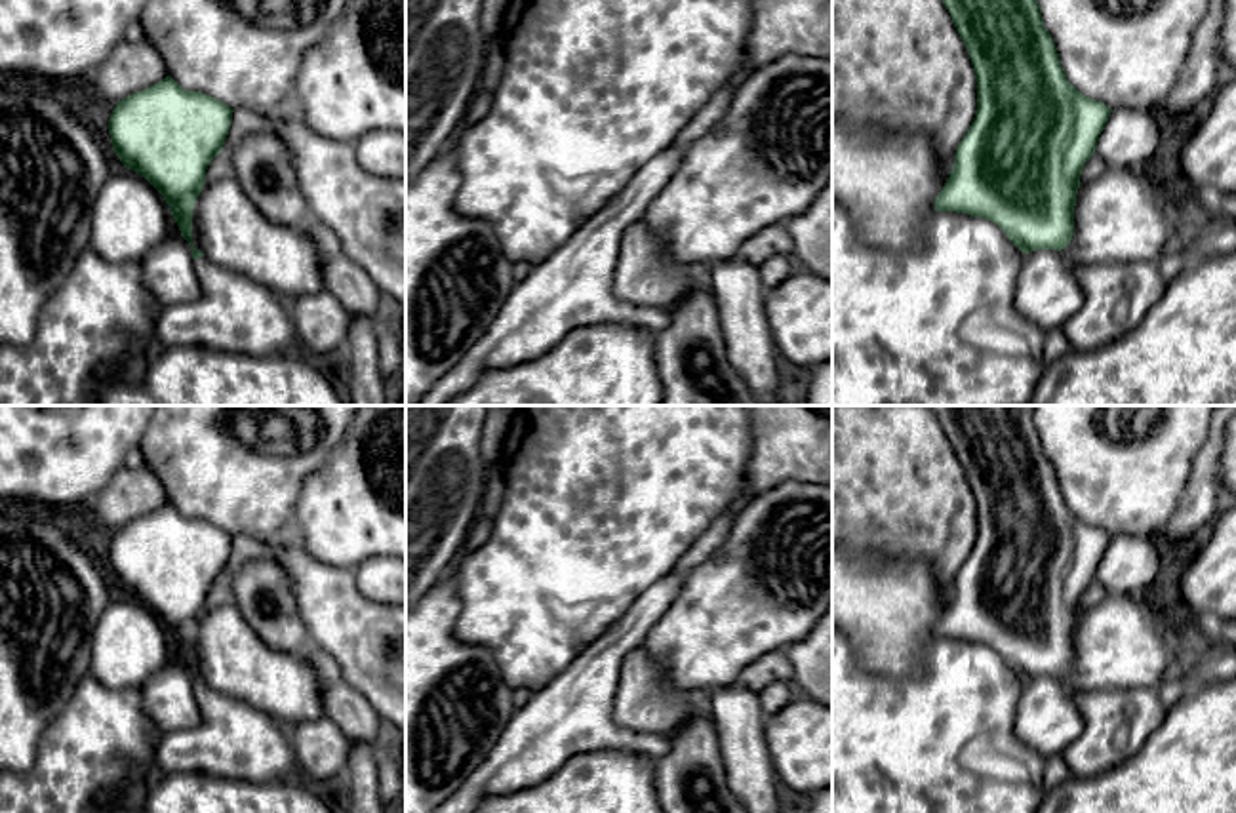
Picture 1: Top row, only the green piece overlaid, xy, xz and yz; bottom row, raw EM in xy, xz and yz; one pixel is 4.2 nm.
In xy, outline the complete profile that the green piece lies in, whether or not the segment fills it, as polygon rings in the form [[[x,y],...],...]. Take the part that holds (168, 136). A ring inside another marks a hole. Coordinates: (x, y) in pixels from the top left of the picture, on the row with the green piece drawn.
[[[171,76],[118,101],[109,133],[124,168],[145,177],[166,200],[192,249],[202,295],[187,305],[156,307],[154,341],[240,354],[289,354],[297,333],[289,303],[249,278],[208,259],[192,244],[192,209],[209,162],[230,129],[229,105],[183,89]]]

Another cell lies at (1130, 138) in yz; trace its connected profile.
[[[1120,107],[1112,109],[1095,152],[1106,169],[1145,169],[1158,143],[1160,128],[1154,112]]]

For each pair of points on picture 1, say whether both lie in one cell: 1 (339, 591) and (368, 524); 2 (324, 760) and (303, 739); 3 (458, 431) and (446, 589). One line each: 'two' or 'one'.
1: two
2: one
3: two

